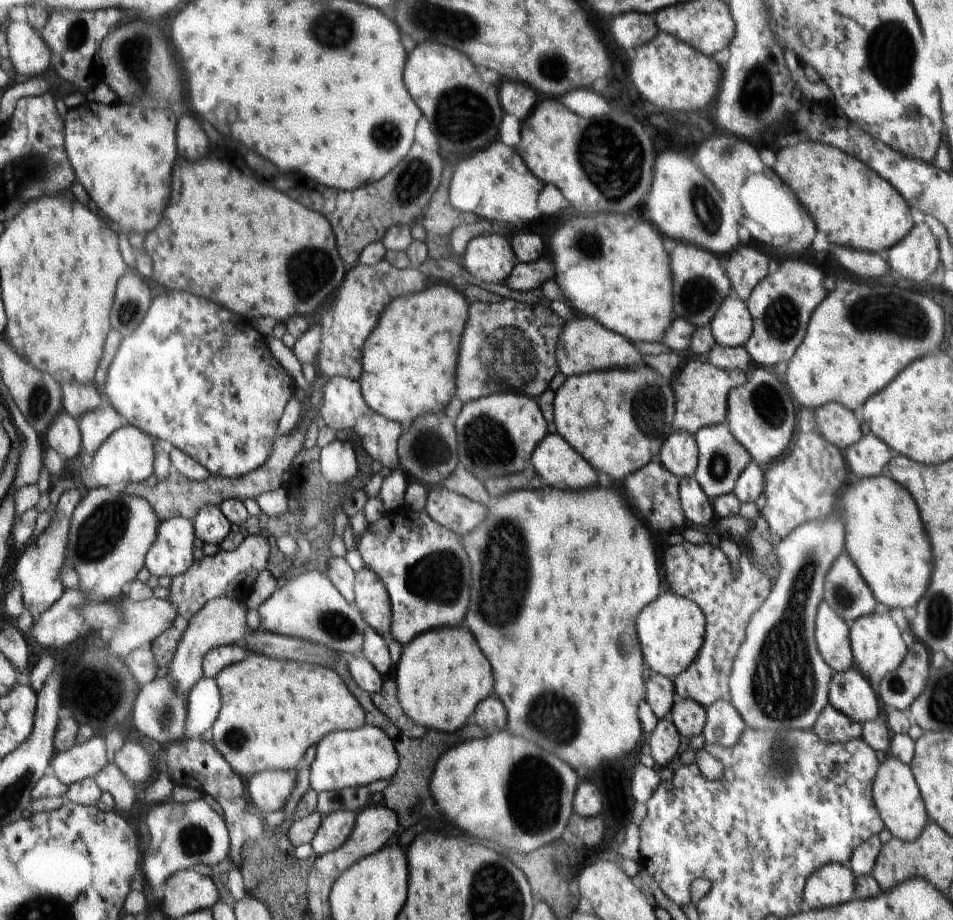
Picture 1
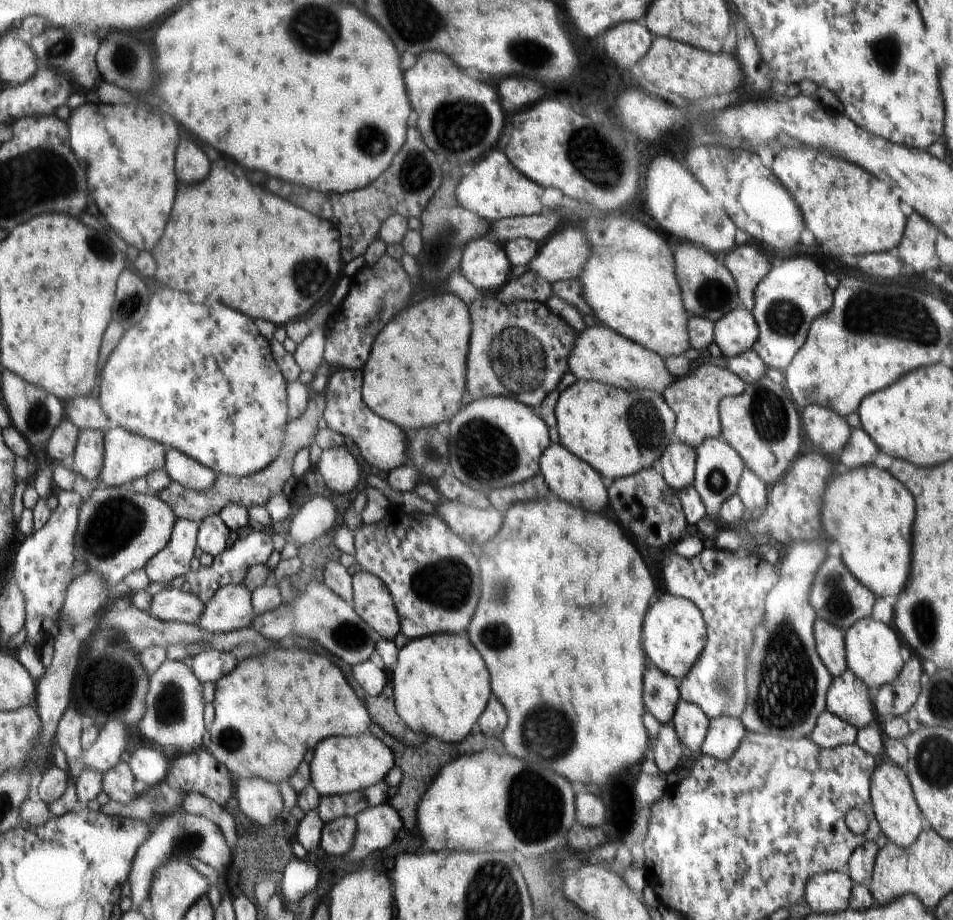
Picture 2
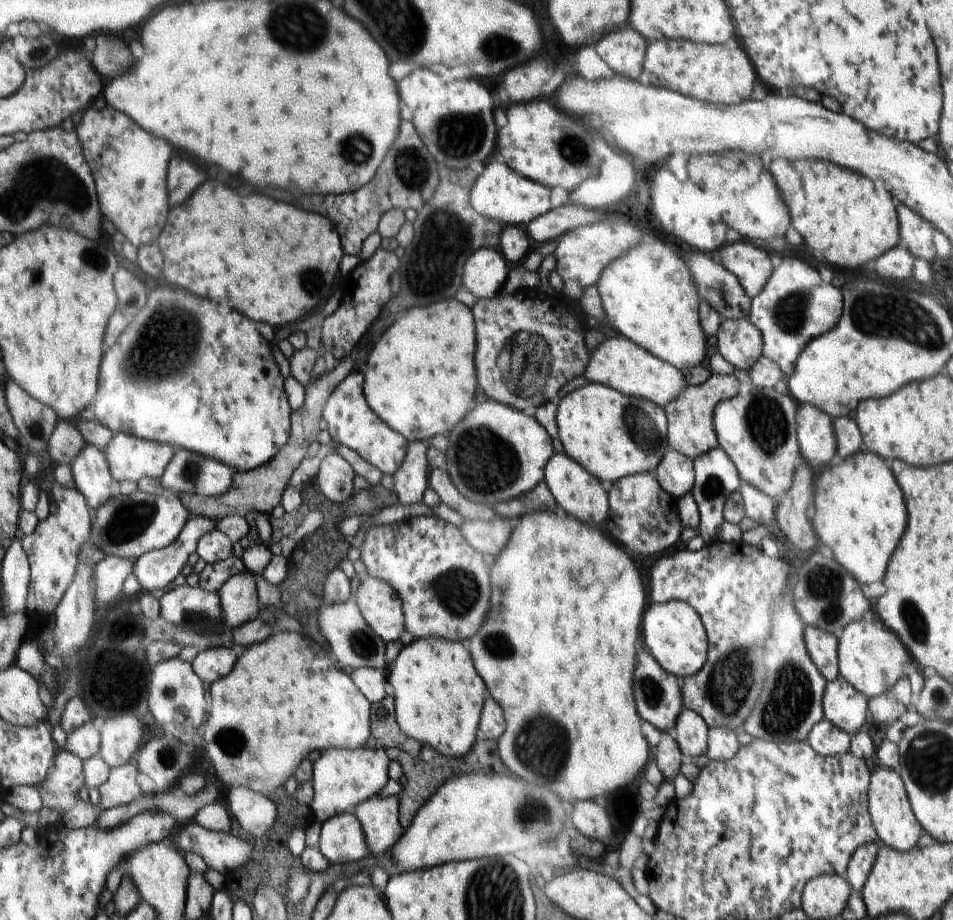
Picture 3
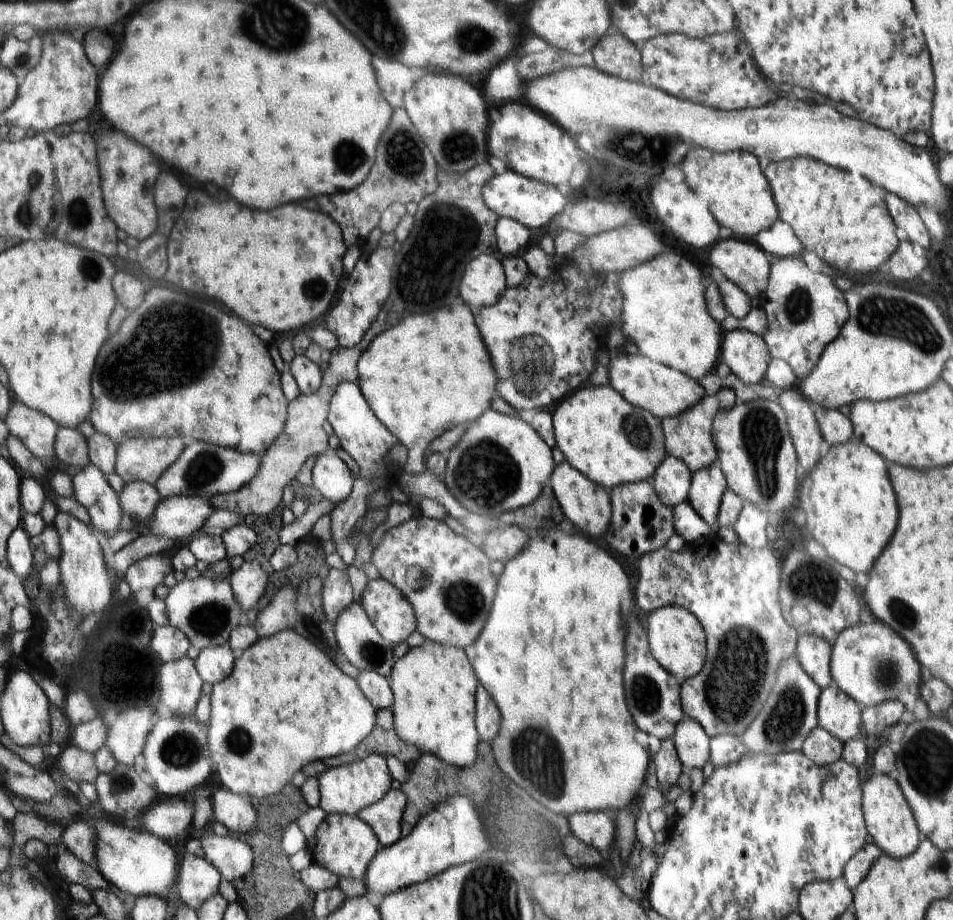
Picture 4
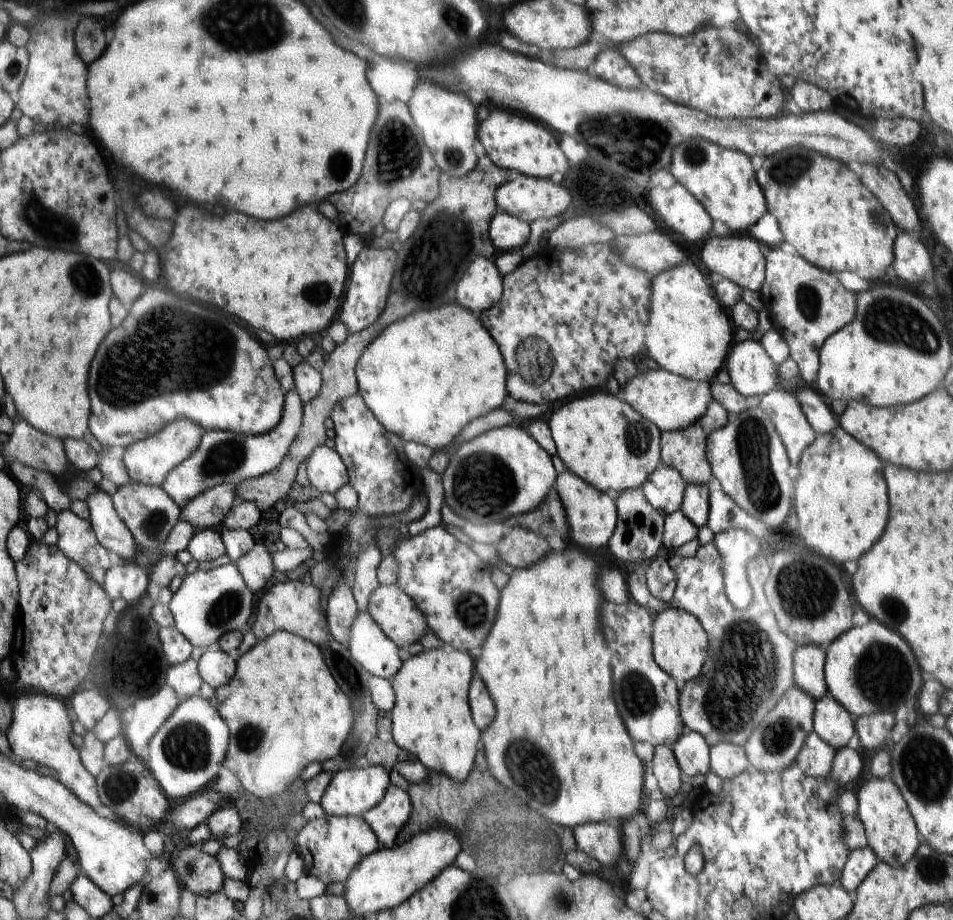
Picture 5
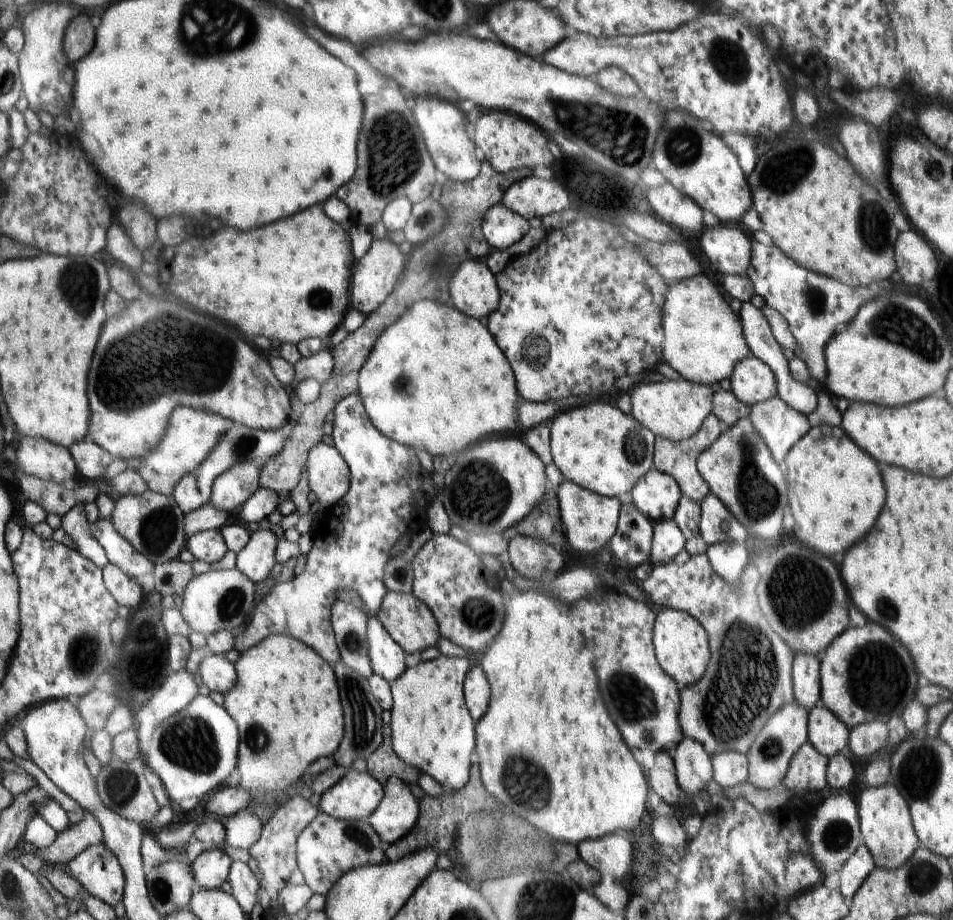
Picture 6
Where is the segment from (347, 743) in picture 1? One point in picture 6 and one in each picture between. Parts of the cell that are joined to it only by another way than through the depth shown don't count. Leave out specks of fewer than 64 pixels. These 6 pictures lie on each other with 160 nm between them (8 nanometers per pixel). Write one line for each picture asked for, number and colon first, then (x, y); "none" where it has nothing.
2: (339, 765)
3: (342, 779)
4: (348, 789)
5: (355, 791)
6: (356, 796)

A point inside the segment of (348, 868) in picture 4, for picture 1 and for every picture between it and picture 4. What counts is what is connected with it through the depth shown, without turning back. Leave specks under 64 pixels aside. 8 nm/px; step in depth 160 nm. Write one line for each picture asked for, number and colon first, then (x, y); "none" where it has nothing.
1: (335, 829)
2: (338, 836)
3: (342, 839)

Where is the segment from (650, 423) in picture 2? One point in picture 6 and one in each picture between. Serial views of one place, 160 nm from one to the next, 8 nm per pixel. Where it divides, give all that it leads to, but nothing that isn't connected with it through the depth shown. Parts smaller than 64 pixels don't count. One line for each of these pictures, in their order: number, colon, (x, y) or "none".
3: (612, 435)
4: (612, 442)
5: (601, 438)
6: (597, 446)

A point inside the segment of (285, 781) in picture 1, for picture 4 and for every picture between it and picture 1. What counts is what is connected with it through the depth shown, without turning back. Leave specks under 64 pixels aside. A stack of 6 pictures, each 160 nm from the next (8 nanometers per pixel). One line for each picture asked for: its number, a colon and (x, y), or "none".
2: (260, 800)
3: (256, 813)
4: (236, 812)

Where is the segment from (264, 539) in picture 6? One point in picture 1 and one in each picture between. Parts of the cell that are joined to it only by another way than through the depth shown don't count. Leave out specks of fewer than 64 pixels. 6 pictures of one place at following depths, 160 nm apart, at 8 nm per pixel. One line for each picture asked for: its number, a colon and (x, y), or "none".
1: (222, 621)
2: (230, 608)
3: (239, 602)
4: (249, 581)
5: (255, 565)

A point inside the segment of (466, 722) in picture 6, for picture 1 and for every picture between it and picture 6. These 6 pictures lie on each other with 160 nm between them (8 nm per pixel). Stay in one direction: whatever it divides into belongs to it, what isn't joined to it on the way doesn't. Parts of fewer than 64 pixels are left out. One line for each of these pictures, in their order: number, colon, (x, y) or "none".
1: (443, 676)
2: (442, 685)
3: (439, 694)
4: (434, 686)
5: (431, 719)

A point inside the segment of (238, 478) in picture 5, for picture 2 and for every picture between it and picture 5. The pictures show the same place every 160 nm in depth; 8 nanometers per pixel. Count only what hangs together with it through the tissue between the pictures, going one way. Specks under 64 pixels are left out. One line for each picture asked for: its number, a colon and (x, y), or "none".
2: (188, 472)
3: (193, 474)
4: (204, 470)

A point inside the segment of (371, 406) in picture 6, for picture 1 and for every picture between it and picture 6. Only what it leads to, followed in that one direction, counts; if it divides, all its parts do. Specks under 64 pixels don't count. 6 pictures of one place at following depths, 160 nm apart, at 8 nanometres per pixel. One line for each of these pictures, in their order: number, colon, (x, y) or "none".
1: (409, 360)
2: (415, 377)
3: (421, 378)
4: (431, 373)
5: (437, 369)

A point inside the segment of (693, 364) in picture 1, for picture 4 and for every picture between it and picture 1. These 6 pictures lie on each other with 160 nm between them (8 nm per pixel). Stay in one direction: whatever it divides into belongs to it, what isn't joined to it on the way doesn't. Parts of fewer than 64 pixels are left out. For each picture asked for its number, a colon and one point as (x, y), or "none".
2: (695, 399)
3: (691, 432)
4: (689, 436)

